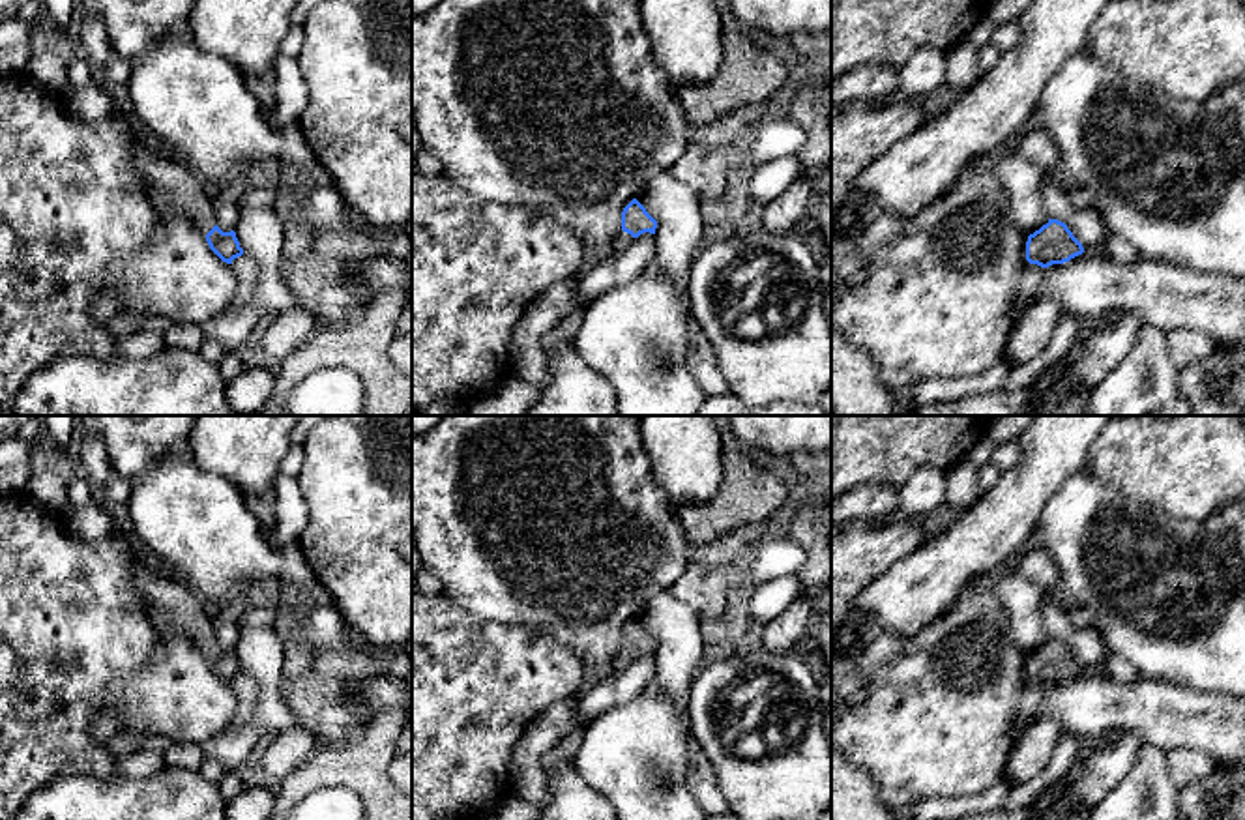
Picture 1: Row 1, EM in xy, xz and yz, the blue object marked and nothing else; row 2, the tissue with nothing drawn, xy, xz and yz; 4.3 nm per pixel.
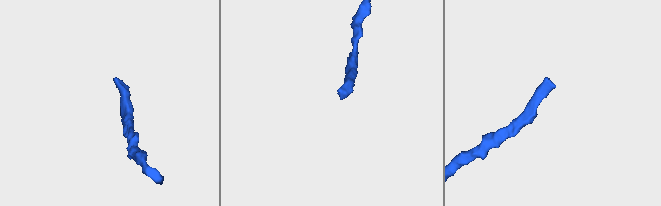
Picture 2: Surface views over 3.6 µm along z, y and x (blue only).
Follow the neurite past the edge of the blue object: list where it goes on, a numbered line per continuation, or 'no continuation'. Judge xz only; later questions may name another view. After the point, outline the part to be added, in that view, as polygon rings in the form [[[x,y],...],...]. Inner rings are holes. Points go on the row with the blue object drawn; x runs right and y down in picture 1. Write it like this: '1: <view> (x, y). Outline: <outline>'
1: xz (624, 240). Outline: [[[620,230],[620,234],[616,236],[612,247],[608,249],[608,255],[620,255],[623,253],[631,243],[633,243],[633,236]]]

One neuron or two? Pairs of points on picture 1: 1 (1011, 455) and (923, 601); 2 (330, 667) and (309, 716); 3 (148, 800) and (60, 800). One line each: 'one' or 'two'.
1: two
2: two
3: one

